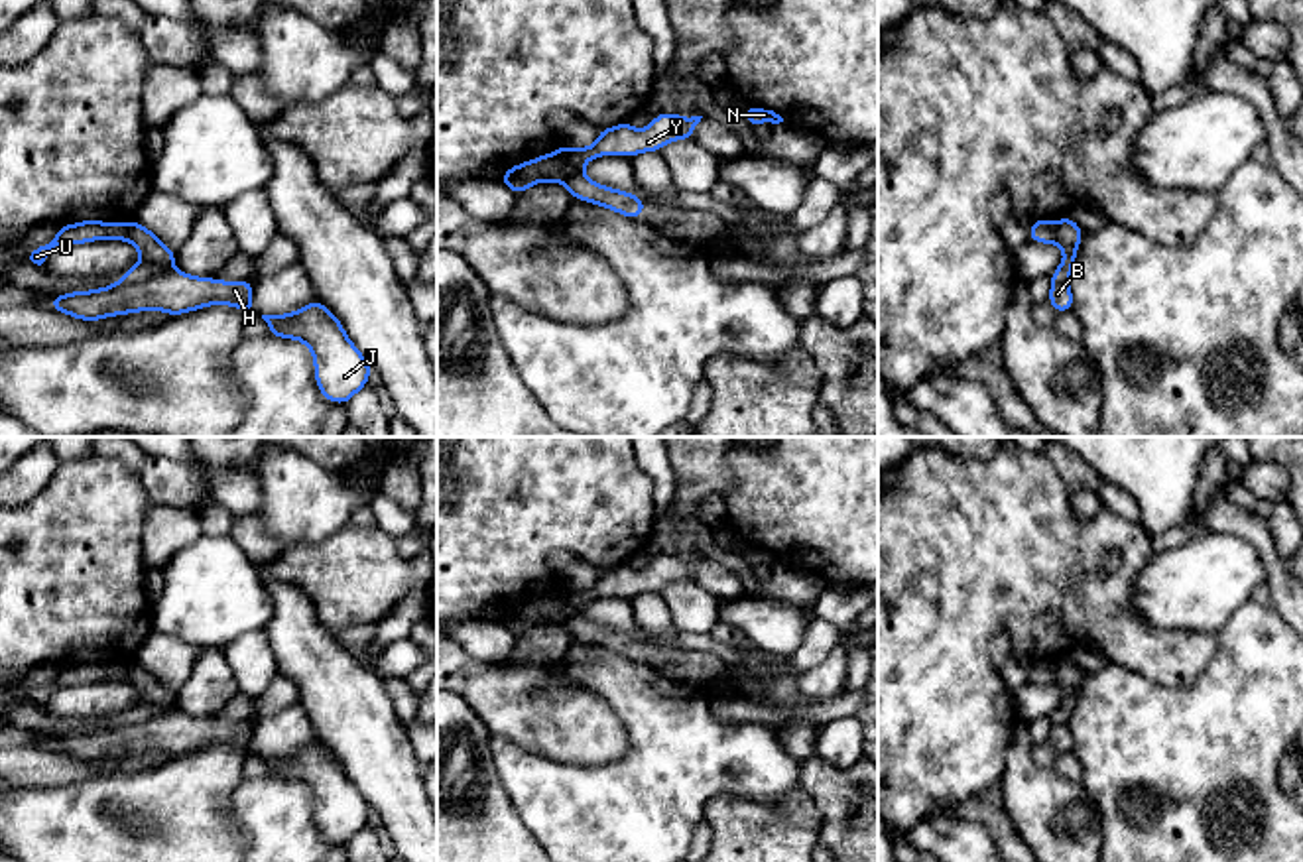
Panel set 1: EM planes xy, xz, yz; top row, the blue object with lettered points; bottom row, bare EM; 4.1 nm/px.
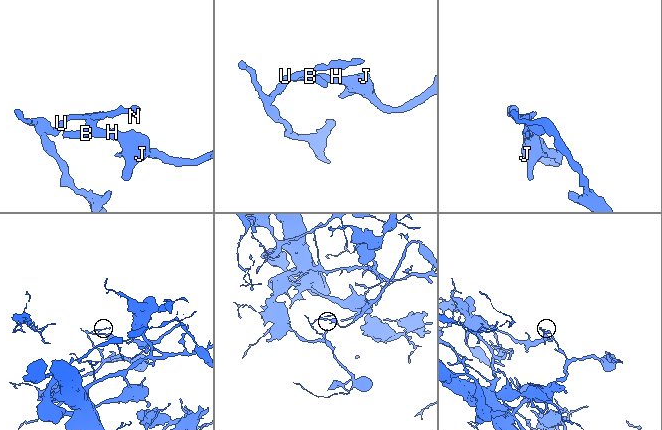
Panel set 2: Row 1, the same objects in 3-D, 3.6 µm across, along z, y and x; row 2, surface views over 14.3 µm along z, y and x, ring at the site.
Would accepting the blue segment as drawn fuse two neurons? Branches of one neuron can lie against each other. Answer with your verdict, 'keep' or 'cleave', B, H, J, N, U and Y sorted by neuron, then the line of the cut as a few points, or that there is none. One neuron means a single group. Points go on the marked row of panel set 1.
cleave; B H J / N U Y; cut in yz along (1054, 223), (1055, 241)

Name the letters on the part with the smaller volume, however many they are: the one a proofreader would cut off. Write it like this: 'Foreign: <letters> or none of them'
Foreign: B, H, J

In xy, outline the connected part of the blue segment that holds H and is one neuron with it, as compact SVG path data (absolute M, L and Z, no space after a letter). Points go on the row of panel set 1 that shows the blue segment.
M136 218L130 222L128 242L140 250L142 262L132 266L118 283L93 291L53 295L49 309L83 321L148 309L181 315L217 303L240 307L246 315L254 313L254 285L248 279L220 281L171 272L175 252Z

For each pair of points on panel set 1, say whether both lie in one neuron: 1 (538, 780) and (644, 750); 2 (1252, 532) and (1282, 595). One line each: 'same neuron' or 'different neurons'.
1: same neuron
2: same neuron

